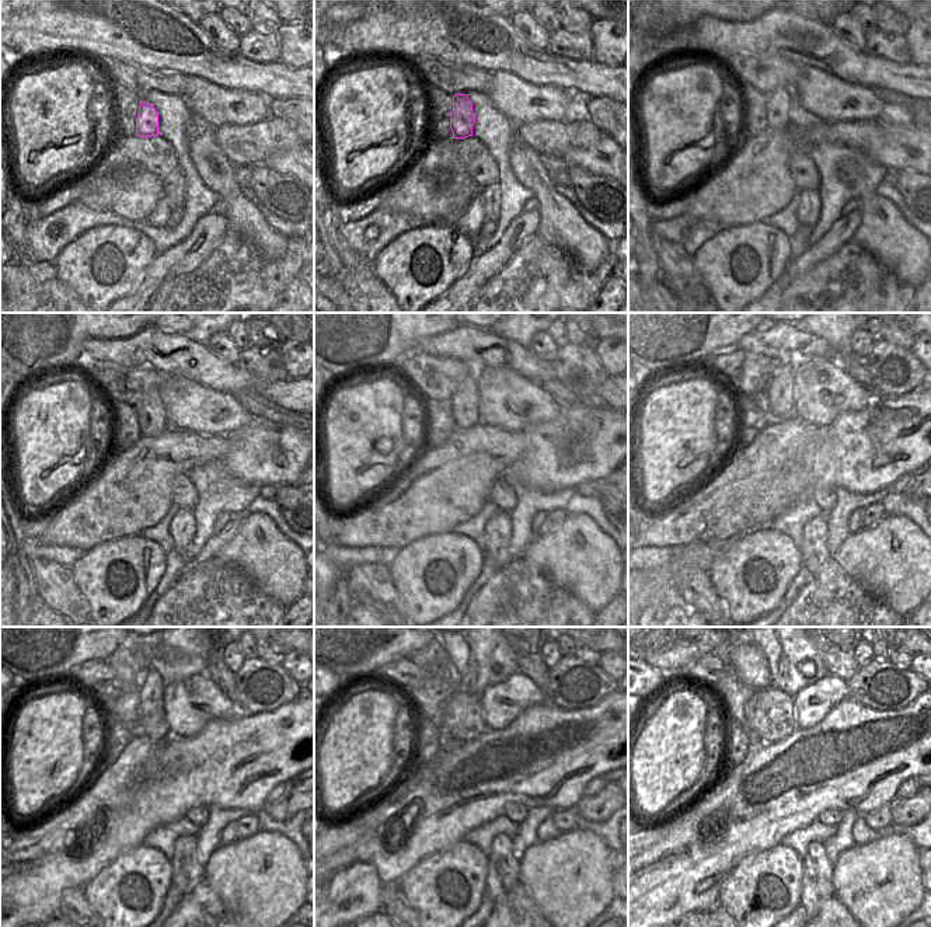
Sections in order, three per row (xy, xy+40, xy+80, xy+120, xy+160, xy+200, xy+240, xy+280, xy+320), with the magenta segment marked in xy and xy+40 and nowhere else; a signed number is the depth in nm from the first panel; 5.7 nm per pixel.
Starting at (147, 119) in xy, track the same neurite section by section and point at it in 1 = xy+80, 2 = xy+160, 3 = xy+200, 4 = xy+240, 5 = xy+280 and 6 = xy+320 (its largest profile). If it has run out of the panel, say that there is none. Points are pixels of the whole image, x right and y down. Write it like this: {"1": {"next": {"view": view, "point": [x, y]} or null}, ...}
{"1": {"next": {"view": "xy+80", "point": [778, 100]}}, "2": {"next": {"view": "xy+160", "point": [464, 401]}}, "3": {"next": {"view": "xy+200", "point": [778, 404]}}, "4": {"next": {"view": "xy+240", "point": [150, 690]}}, "5": {"next": {"view": "xy+280", "point": [466, 685]}}, "6": {"next": {"view": "xy+320", "point": [783, 665]}}}

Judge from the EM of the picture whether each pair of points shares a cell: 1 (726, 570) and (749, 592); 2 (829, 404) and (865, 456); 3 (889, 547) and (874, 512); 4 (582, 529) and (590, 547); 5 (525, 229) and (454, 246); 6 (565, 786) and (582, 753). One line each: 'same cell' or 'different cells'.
1: same cell
2: different cells
3: different cells
4: same cell
5: different cells
6: same cell

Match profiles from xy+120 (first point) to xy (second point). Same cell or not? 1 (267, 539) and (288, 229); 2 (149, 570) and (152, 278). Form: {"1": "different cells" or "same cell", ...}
{"1": "different cells", "2": "different cells"}

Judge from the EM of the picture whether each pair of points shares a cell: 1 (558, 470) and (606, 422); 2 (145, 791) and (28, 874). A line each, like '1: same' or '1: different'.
1: same
2: same

